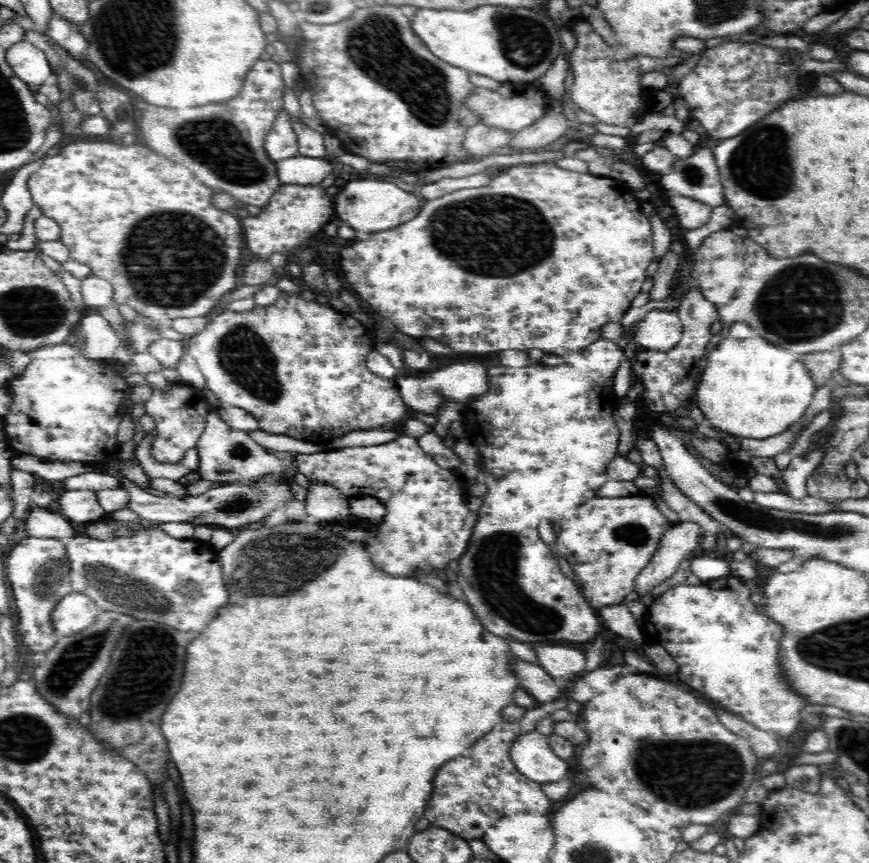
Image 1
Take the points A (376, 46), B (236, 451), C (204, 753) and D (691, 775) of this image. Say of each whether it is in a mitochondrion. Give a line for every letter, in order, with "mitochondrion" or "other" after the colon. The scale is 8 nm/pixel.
A: mitochondrion
B: mitochondrion
C: other
D: mitochondrion

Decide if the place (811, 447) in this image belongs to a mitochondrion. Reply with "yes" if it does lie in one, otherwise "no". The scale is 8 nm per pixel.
no

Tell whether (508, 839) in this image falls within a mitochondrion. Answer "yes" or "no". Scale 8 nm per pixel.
no

